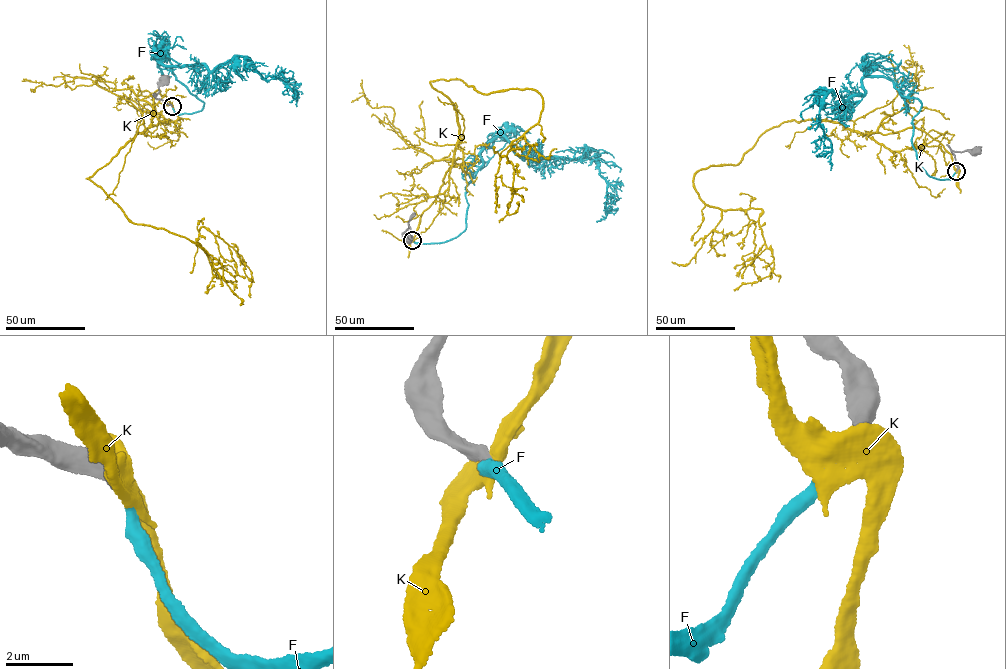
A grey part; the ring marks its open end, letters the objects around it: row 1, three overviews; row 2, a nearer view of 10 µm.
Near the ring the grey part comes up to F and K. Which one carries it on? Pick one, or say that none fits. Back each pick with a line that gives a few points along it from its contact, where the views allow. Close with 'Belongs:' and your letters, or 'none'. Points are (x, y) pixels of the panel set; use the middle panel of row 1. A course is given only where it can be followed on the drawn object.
F: Its course: (412, 240), (465, 230), (466, 186), (501, 135), (527, 159), (597, 161), (607, 198), (597, 222)
Belongs: F

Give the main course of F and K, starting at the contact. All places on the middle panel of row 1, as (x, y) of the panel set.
F: (412, 240), (465, 230), (466, 186), (501, 135), (527, 159), (597, 161), (607, 198), (597, 222)
K: (412, 239), (459, 132), (452, 102), (432, 81), (541, 95), (538, 122), (507, 154), (510, 215), (518, 203)

